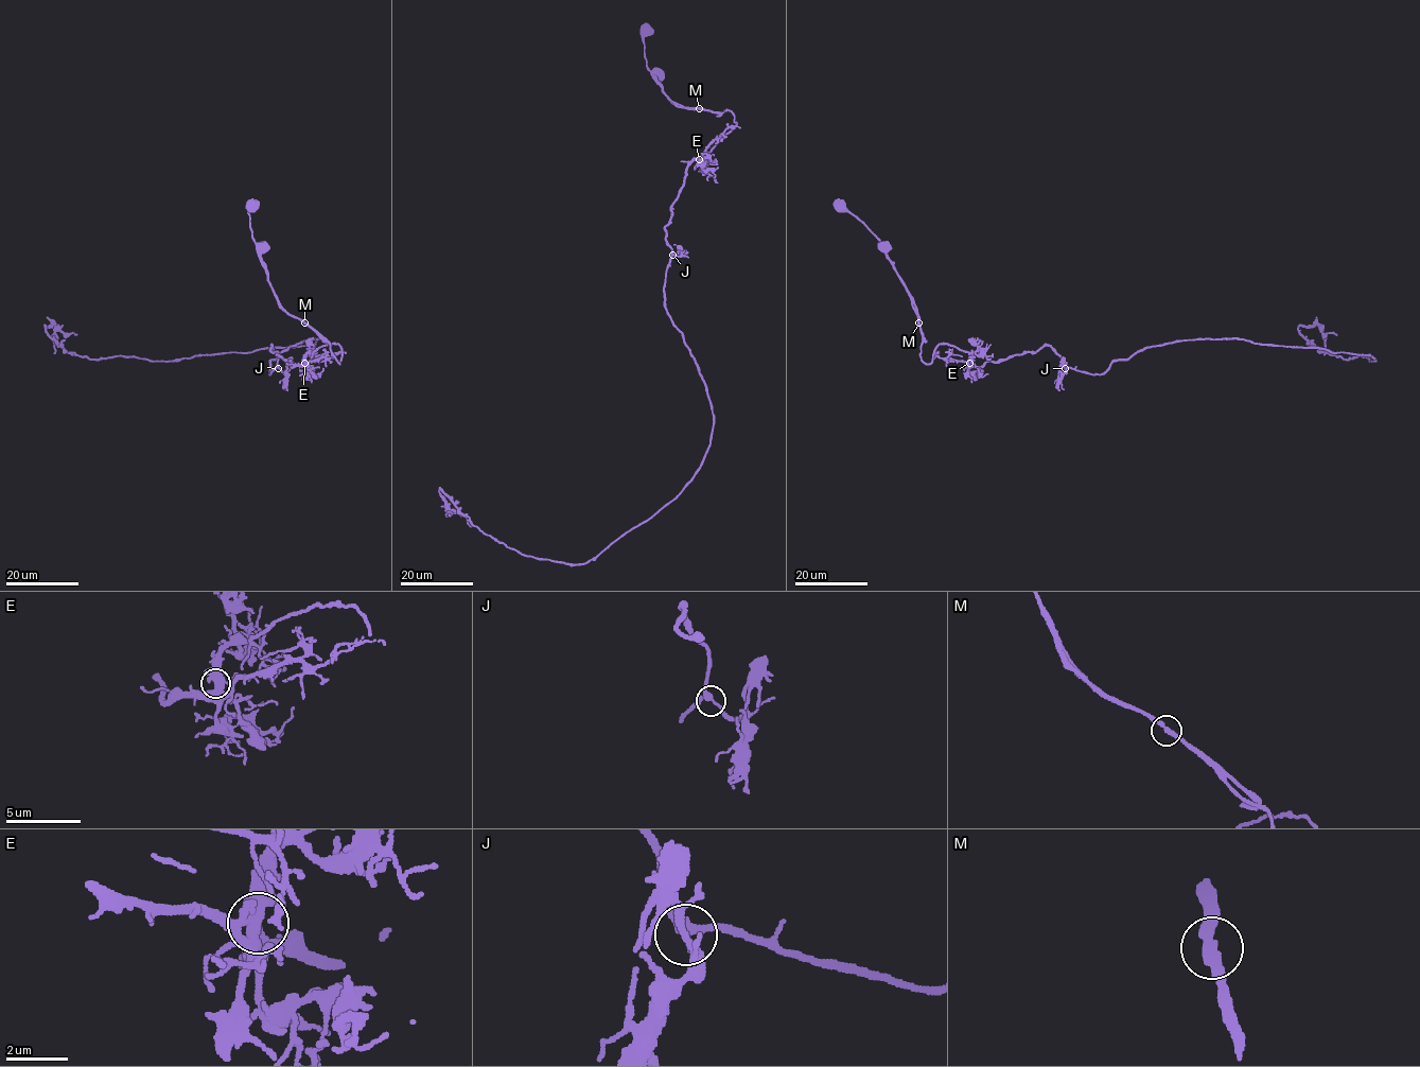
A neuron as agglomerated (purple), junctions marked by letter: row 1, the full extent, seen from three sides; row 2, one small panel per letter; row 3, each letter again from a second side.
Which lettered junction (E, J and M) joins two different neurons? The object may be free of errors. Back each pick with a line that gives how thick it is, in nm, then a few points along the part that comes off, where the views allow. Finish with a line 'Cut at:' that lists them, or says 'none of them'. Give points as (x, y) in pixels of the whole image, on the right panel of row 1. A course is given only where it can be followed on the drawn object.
M: 320 nm thick; foreign part runs (918, 322), (915, 303), (880, 241), (835, 200)
Cut at: M

